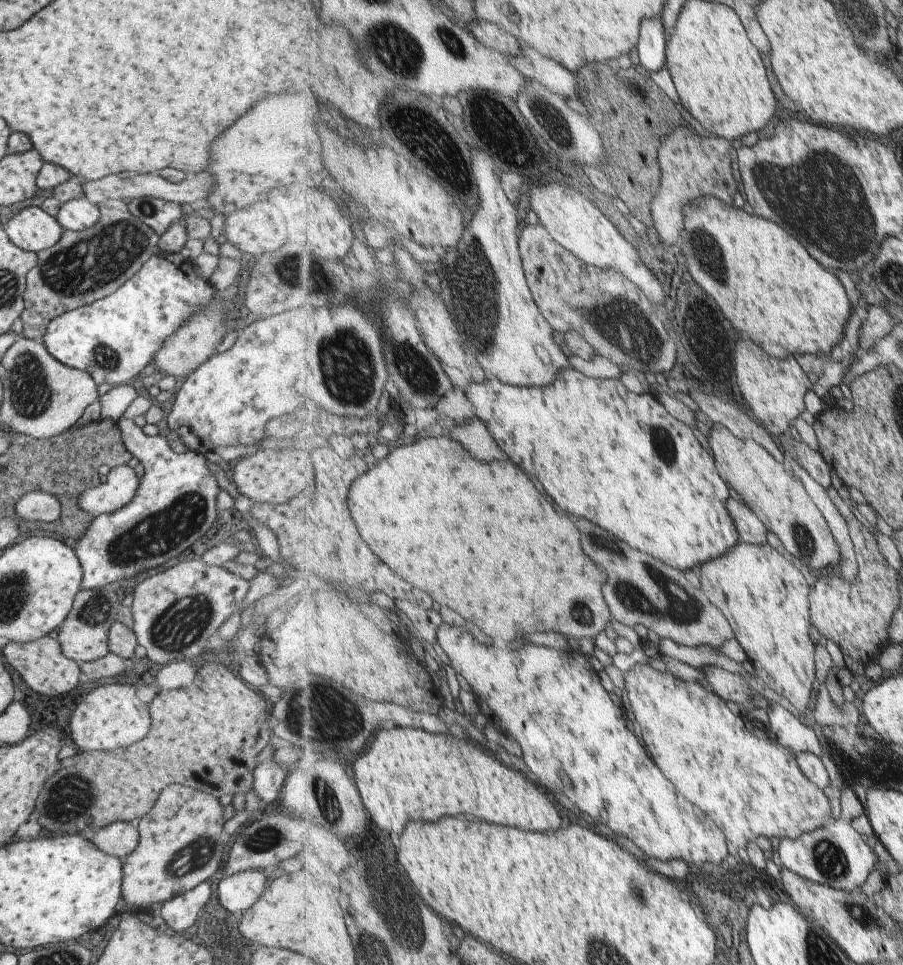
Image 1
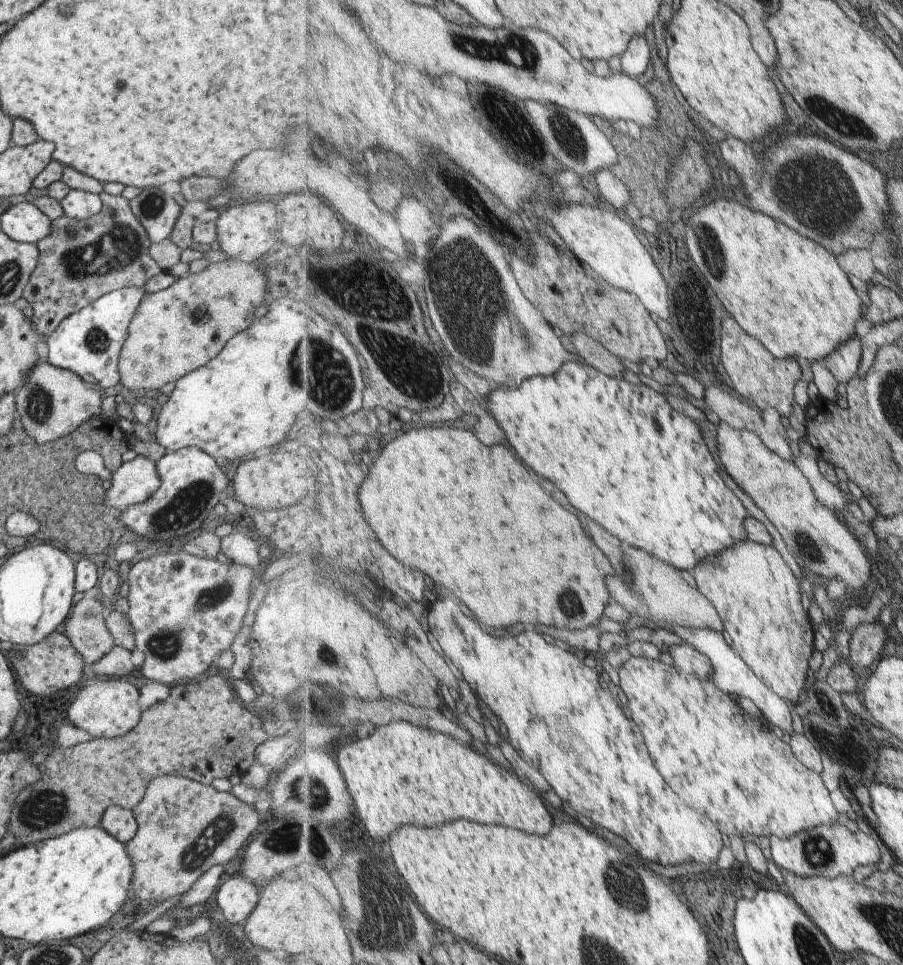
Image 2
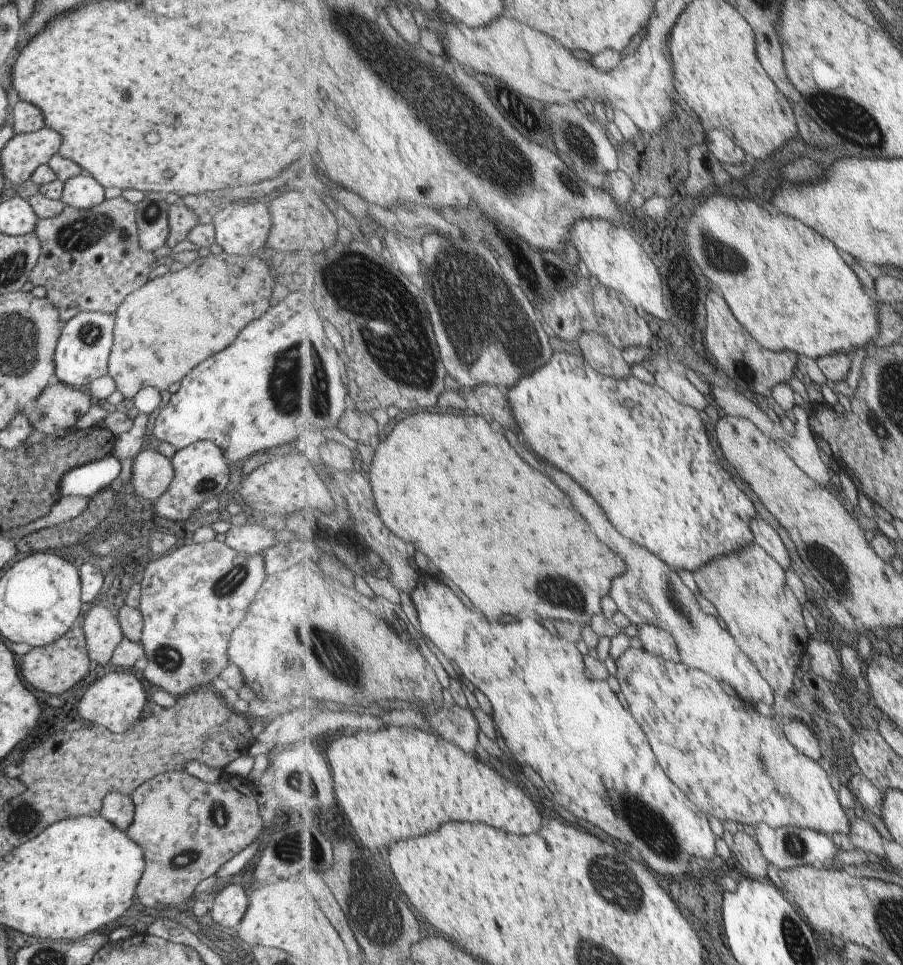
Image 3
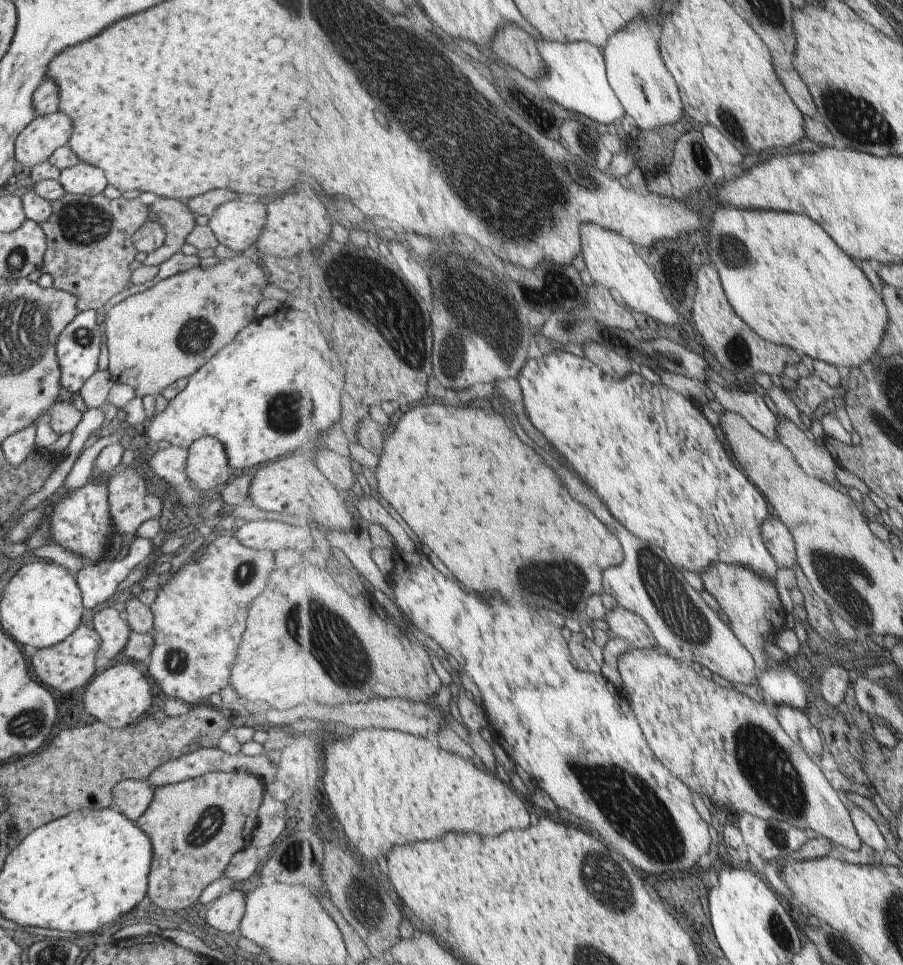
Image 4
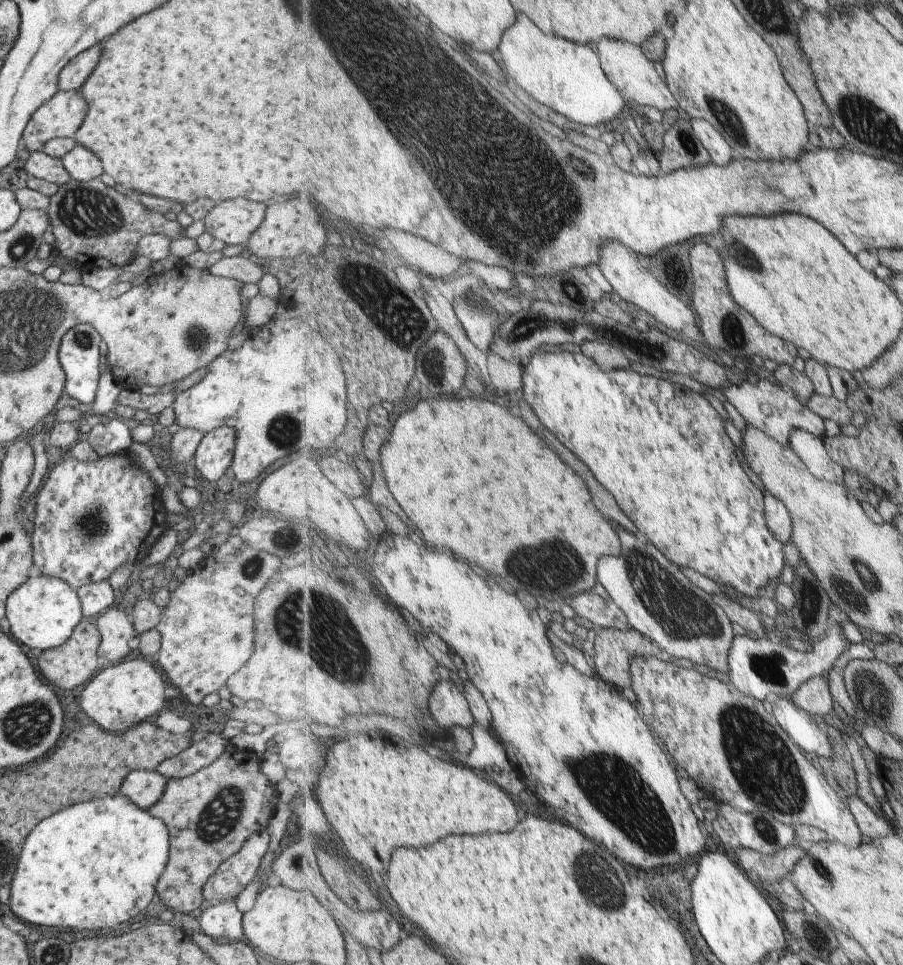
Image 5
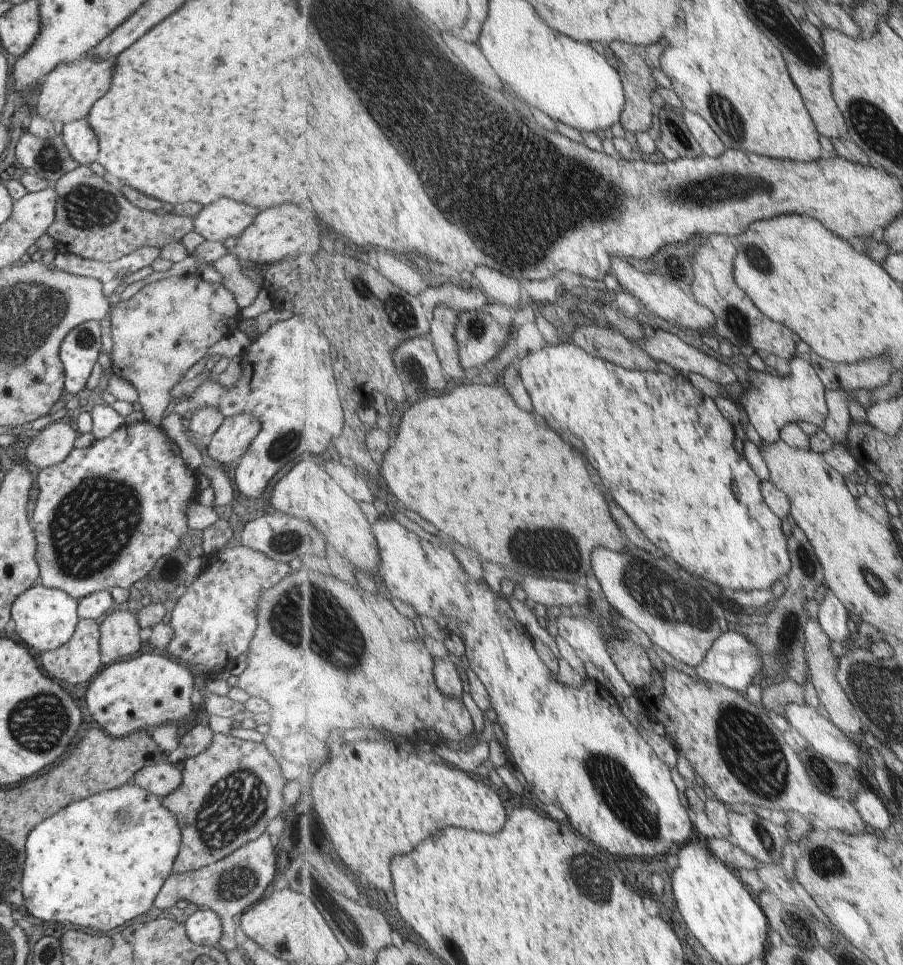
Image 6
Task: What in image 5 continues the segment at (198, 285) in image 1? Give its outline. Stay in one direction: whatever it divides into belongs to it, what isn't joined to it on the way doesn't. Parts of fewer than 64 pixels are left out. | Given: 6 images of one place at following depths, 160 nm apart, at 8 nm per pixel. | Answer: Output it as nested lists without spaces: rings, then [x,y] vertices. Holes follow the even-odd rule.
[[[87,322],[77,323],[73,328],[65,331],[58,346],[58,361],[64,372],[64,392],[75,398],[81,407],[87,408],[94,399],[99,372],[97,359],[99,358],[99,334],[94,325]]]

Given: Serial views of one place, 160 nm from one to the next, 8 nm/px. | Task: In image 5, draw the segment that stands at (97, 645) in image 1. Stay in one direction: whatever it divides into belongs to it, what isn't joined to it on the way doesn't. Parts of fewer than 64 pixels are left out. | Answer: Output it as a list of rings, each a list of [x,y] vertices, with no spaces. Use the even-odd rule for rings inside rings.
[[[106,609],[95,620],[95,626],[100,639],[97,647],[99,658],[109,662],[125,658],[129,650],[129,638],[135,635],[132,620],[123,610]]]

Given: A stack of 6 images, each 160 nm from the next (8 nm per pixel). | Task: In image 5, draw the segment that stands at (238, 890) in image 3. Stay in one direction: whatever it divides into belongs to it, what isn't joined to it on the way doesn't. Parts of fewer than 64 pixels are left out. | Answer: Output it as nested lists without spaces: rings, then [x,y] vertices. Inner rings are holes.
[[[232,900],[212,903],[198,916],[198,925],[203,934],[209,938],[228,938],[233,941],[243,939],[241,921],[242,913]]]

